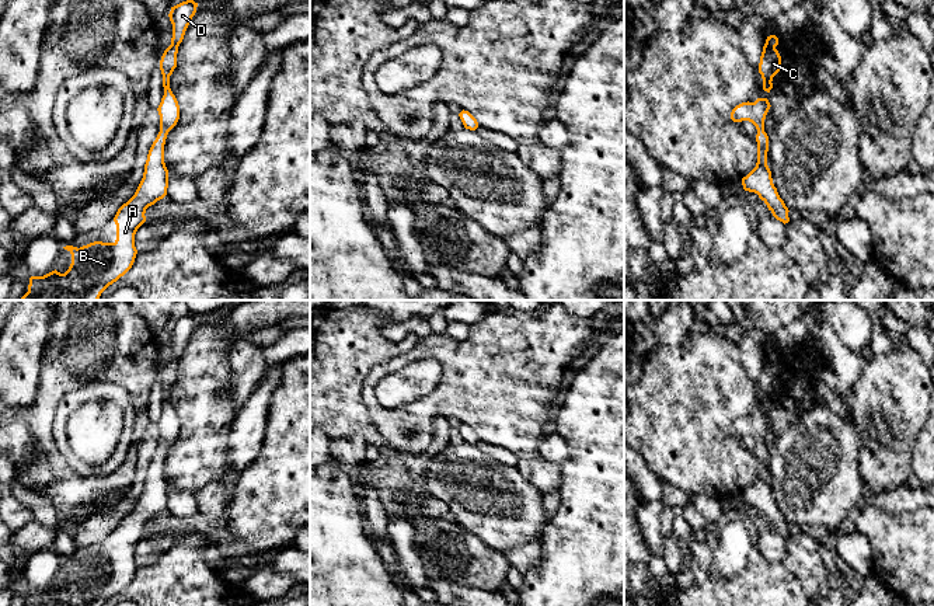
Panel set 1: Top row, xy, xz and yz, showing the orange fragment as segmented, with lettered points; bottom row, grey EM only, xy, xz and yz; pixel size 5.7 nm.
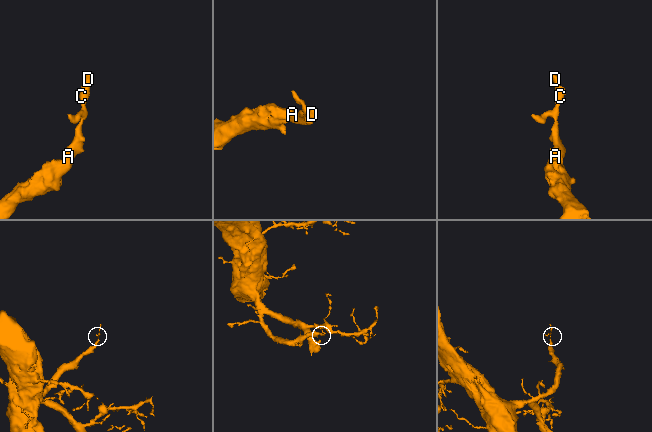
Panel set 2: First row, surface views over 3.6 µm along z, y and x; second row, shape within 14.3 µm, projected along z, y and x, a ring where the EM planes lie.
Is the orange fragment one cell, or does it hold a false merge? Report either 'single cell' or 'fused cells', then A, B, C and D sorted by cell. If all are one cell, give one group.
single cell; groups A B C D

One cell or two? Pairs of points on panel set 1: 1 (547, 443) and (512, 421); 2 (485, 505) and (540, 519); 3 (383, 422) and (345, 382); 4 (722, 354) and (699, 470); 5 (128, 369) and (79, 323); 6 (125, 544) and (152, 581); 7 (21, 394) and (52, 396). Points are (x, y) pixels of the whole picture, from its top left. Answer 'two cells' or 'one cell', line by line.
1: two cells
2: one cell
3: two cells
4: one cell
5: one cell
6: two cells
7: two cells

